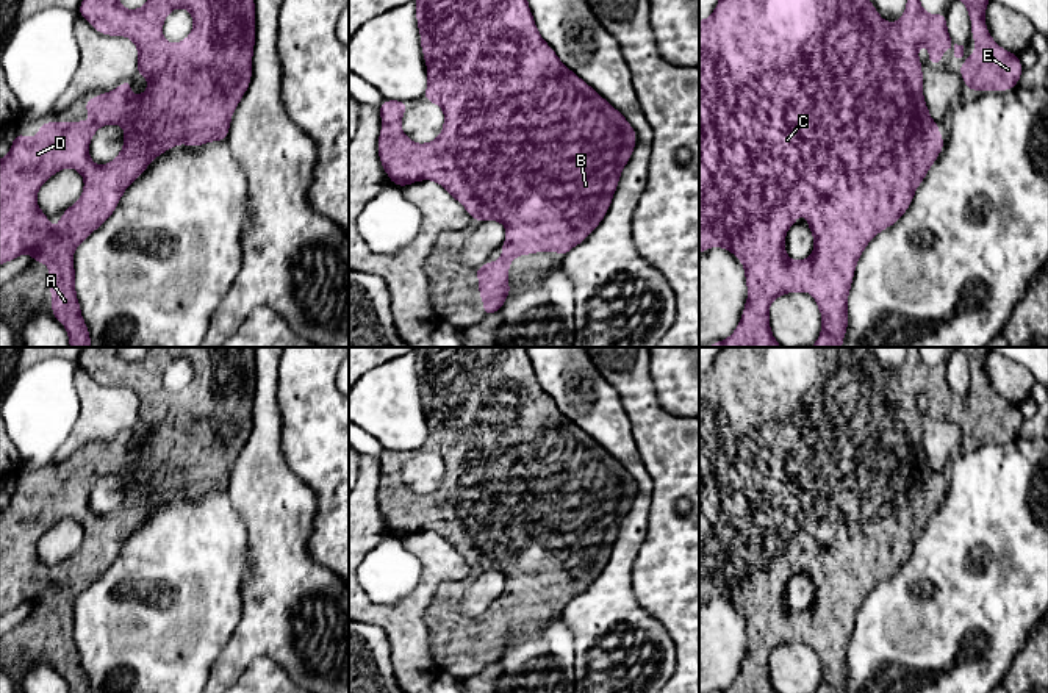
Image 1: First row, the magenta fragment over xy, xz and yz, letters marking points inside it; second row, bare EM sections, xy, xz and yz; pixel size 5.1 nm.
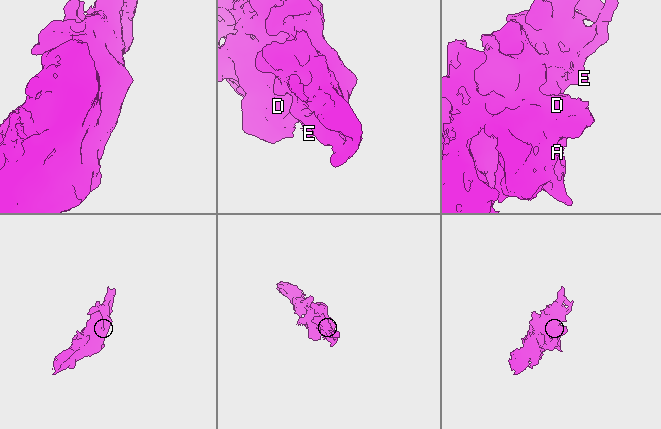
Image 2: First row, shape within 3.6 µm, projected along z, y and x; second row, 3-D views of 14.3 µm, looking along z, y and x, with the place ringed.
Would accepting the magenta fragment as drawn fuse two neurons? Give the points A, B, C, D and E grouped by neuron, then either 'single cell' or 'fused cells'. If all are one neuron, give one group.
A B C D E | single cell

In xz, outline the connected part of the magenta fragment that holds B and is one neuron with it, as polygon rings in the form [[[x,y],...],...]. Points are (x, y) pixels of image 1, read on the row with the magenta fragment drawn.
[[[415,0],[415,3],[416,22],[421,34],[421,50],[427,64],[429,77],[429,84],[422,97],[425,102],[436,103],[443,108],[444,127],[436,139],[427,144],[415,144],[400,128],[400,119],[408,110],[407,102],[383,100],[379,108],[379,114],[383,124],[379,135],[377,153],[393,185],[405,188],[415,181],[433,180],[440,183],[457,202],[460,202],[476,222],[499,221],[505,225],[507,236],[501,246],[502,260],[486,261],[482,268],[476,268],[474,271],[474,275],[483,285],[482,288],[476,289],[476,293],[483,299],[483,318],[486,318],[493,313],[499,313],[505,299],[511,293],[507,275],[515,257],[530,255],[535,252],[549,252],[555,249],[558,257],[565,258],[565,255],[574,246],[583,242],[588,235],[602,222],[612,205],[623,167],[627,164],[633,153],[637,133],[616,108],[613,108],[590,84],[587,84],[558,59],[557,53],[540,36],[527,0]]]

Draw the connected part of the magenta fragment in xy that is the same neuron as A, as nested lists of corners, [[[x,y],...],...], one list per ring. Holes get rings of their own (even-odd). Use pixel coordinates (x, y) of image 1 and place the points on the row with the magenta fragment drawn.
[[[119,0],[80,3],[78,16],[95,31],[127,36],[136,44],[136,74],[149,78],[147,91],[131,97],[133,80],[125,80],[114,91],[83,103],[92,116],[91,122],[41,122],[38,138],[25,138],[17,131],[9,153],[0,160],[0,266],[20,253],[31,253],[33,264],[48,264],[52,316],[67,330],[70,347],[92,347],[75,293],[75,249],[108,221],[125,189],[158,155],[177,144],[200,147],[228,139],[231,116],[252,81],[255,13],[253,0],[147,0],[141,9],[125,9]],[[175,8],[186,8],[192,14],[194,27],[185,41],[169,44],[163,39],[163,22]],[[106,124],[124,127],[124,149],[109,164],[95,166],[89,158],[89,142]],[[66,167],[83,175],[84,189],[81,197],[53,221],[64,227],[50,228],[48,214],[39,210],[36,194],[53,174]]]

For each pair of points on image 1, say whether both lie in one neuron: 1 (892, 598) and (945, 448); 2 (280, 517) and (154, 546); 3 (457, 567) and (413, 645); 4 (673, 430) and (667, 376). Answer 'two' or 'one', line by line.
1: two
2: two
3: one
4: two

